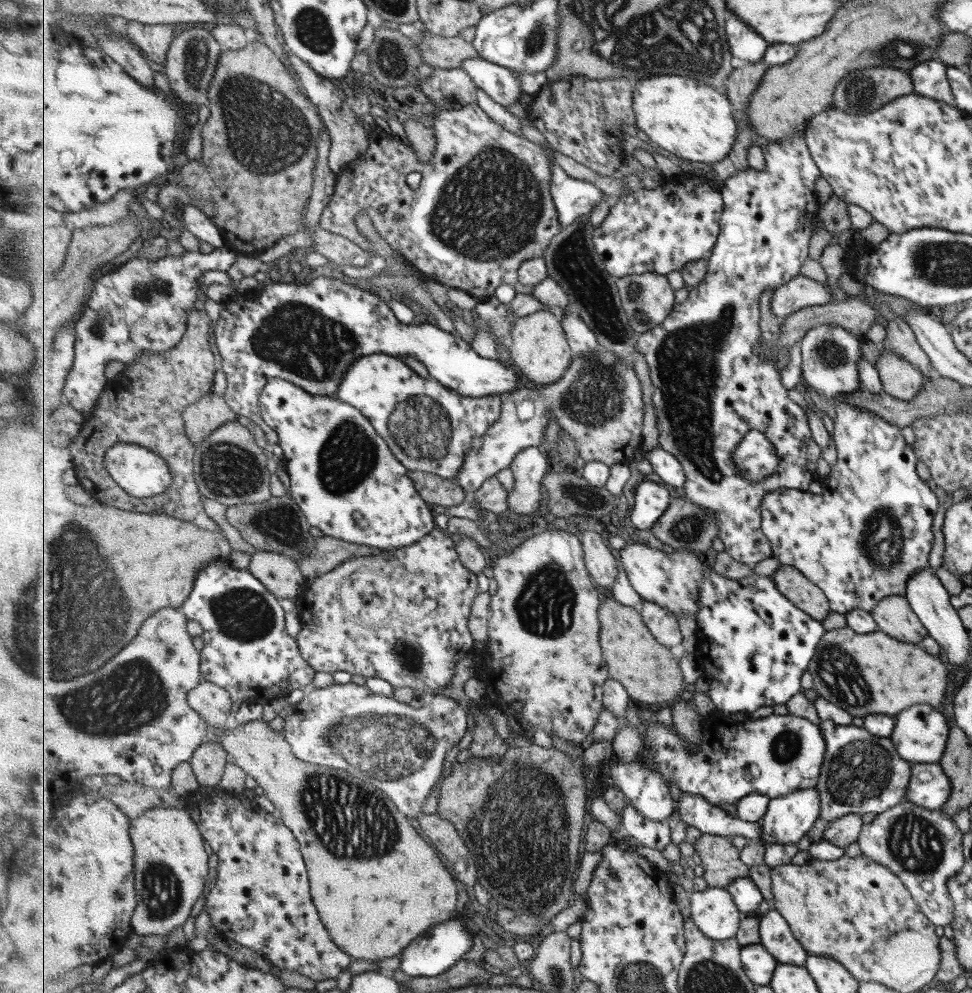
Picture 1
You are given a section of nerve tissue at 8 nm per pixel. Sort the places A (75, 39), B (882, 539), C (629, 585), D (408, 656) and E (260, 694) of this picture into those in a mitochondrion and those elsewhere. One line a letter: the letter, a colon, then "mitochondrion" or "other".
A: other
B: mitochondrion
C: other
D: mitochondrion
E: other

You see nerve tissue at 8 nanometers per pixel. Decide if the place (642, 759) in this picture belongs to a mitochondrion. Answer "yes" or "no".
no

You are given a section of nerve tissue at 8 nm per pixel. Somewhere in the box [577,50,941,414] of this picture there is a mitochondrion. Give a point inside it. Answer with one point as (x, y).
(860, 90)

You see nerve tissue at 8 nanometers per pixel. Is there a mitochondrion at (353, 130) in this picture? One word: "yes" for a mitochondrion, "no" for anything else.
no

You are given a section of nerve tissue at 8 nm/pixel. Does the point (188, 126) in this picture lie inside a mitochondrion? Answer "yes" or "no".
no

